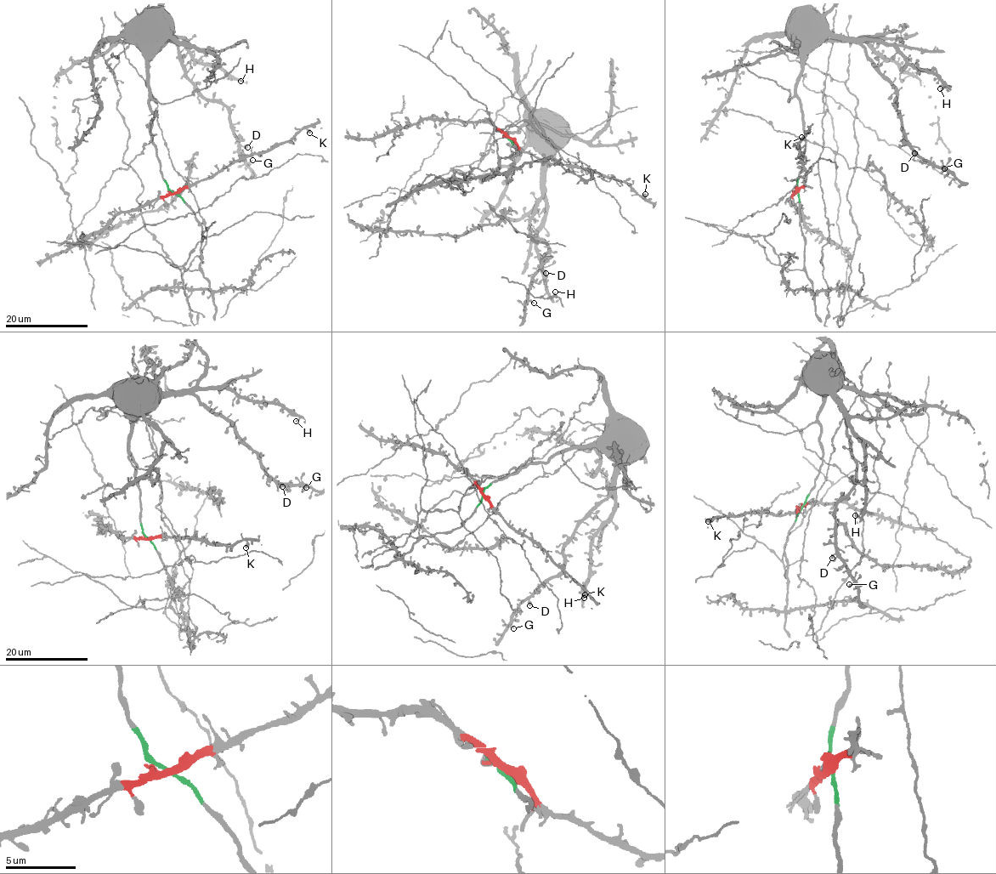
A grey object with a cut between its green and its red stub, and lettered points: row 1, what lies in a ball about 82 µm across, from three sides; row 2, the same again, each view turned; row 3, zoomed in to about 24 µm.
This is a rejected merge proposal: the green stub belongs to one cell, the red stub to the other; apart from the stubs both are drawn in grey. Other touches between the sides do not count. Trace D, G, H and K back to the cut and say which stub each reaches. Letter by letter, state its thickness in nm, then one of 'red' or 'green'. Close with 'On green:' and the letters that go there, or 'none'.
D: calibre 500 nm; green
G: calibre 140 nm; green
H: calibre 190 nm; green
K: calibre 440 nm; red
On green: D, G, H

